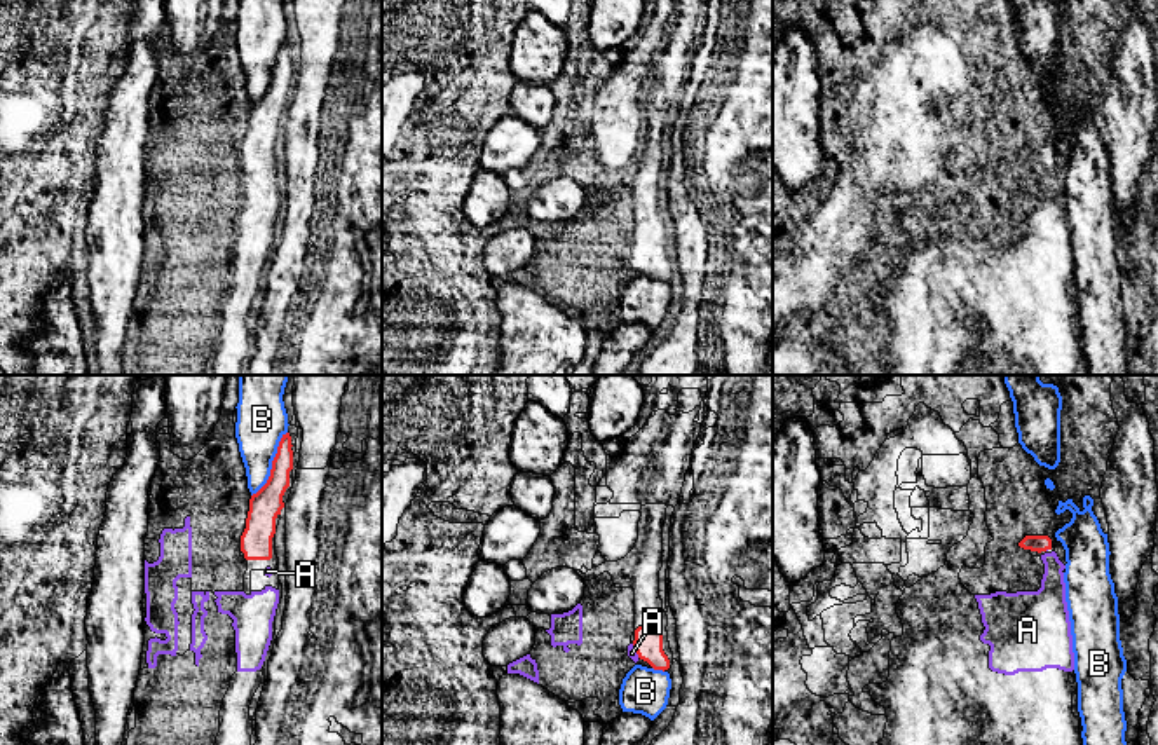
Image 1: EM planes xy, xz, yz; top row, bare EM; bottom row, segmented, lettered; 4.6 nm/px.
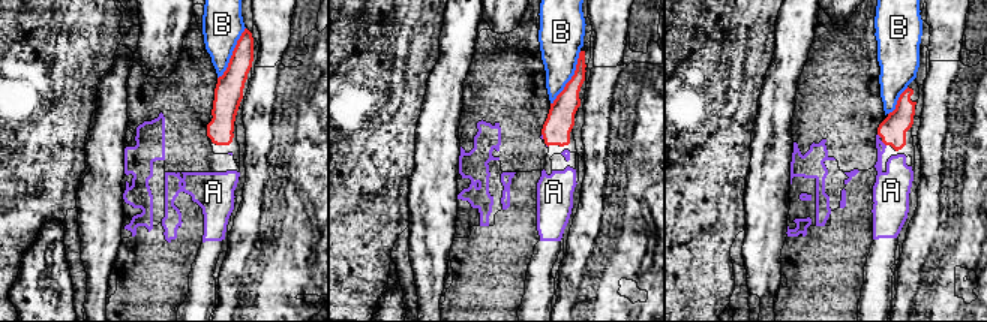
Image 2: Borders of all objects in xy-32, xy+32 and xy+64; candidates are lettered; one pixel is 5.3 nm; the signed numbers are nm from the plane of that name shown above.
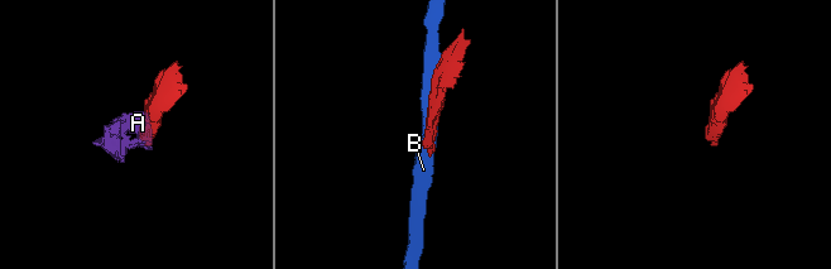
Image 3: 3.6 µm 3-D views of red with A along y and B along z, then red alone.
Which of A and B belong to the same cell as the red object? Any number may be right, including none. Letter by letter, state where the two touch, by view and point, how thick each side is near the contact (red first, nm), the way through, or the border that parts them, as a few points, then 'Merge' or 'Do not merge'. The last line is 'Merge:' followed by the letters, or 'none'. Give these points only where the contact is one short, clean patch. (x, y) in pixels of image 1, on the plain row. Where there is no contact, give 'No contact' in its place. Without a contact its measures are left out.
A: Touches red at xz (633, 255). Thickness 130 nm (red) against 40 nm. Path across: xz (647, 252), (633, 255), (632, 262). Merge
B: Touches red at xy (272, 74). Thickness 150 nm (red) against 240 nm. Do not merge
Merge: A

